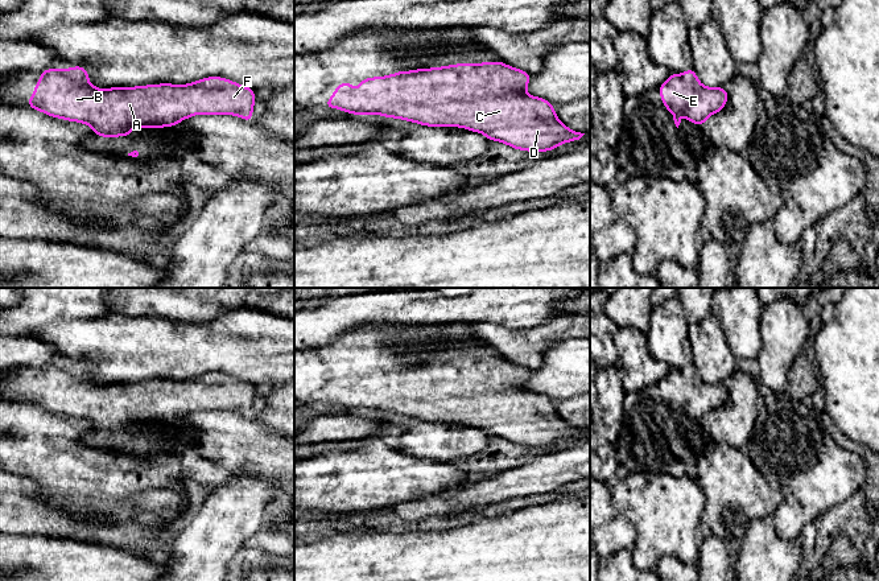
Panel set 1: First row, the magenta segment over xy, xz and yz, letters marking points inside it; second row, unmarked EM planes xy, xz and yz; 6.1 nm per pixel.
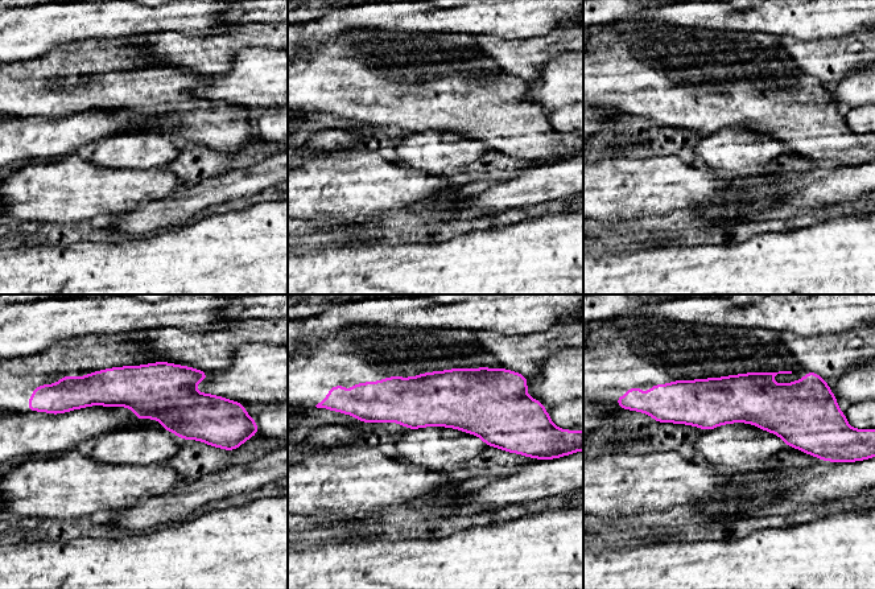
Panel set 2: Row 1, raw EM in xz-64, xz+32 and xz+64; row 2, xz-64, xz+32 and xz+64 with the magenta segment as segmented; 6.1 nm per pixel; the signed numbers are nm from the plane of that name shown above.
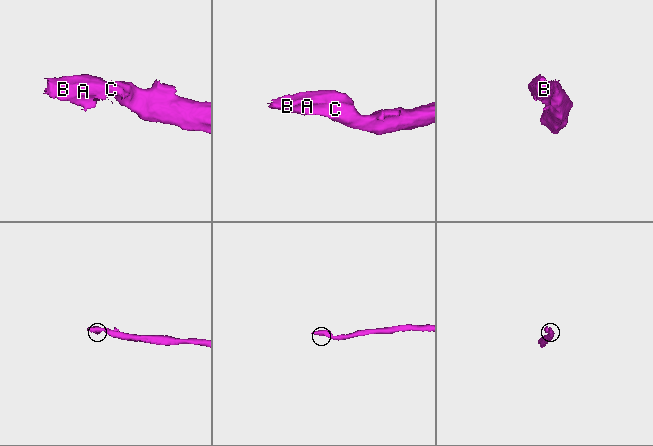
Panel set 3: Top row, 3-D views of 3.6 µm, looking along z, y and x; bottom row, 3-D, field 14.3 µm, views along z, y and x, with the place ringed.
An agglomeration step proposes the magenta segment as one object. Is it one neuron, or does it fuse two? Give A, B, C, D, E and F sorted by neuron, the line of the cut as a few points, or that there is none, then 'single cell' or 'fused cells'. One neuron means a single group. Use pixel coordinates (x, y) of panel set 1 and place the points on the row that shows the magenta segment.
groups A B C D E F; cut none; single cell

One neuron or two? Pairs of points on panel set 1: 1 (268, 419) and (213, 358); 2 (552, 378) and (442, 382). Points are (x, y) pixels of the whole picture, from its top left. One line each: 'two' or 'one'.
1: two
2: two

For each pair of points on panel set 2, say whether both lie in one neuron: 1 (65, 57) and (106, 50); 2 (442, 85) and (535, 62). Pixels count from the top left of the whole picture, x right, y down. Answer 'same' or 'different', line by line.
1: same
2: different

